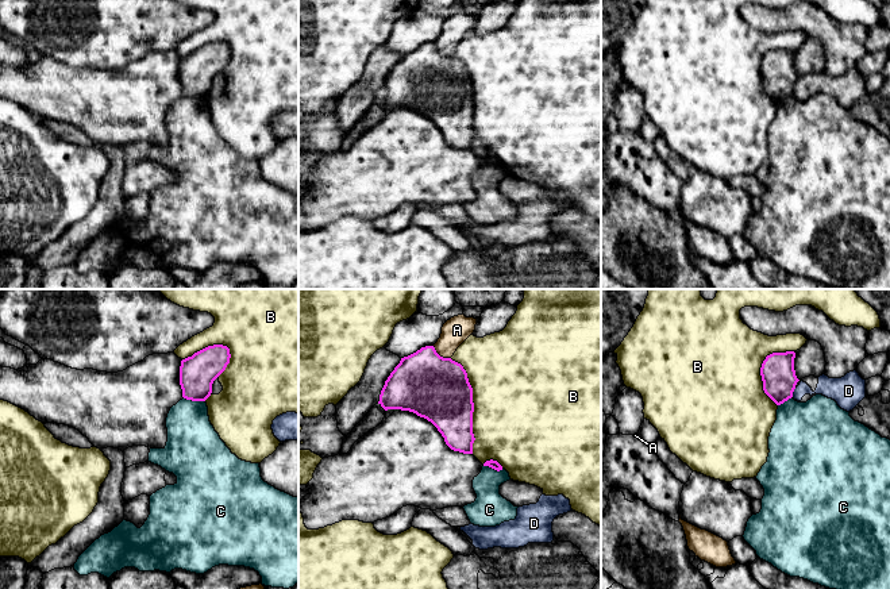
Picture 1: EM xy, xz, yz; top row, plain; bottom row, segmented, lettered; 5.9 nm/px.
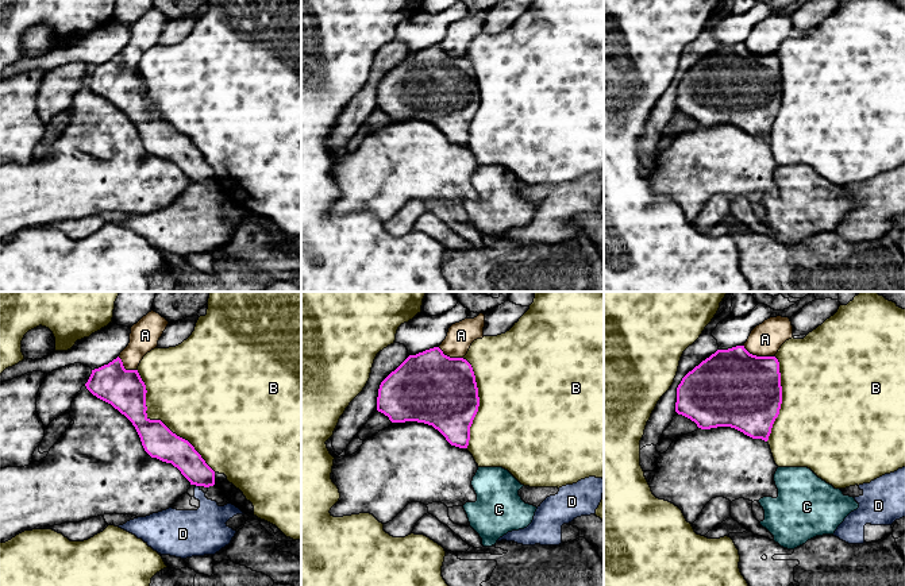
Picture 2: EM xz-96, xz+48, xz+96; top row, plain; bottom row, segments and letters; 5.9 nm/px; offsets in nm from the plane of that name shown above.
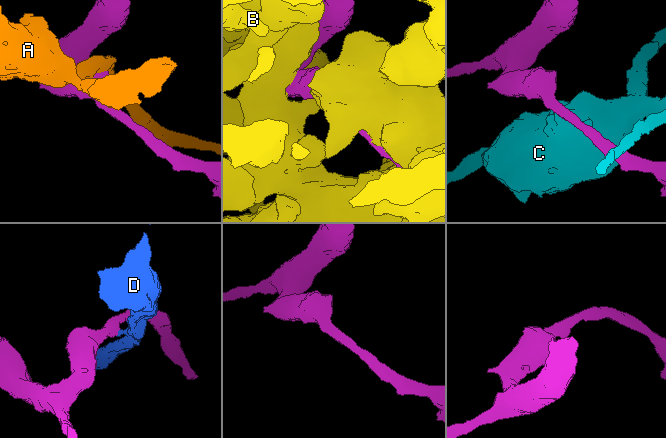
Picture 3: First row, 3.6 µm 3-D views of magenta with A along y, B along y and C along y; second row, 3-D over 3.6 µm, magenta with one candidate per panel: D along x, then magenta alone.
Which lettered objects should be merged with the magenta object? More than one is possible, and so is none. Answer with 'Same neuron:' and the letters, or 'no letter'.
Same neuron: no letter

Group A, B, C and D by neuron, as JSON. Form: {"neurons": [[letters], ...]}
{"neurons": [["A"], ["B"], ["C"], ["D"]]}

